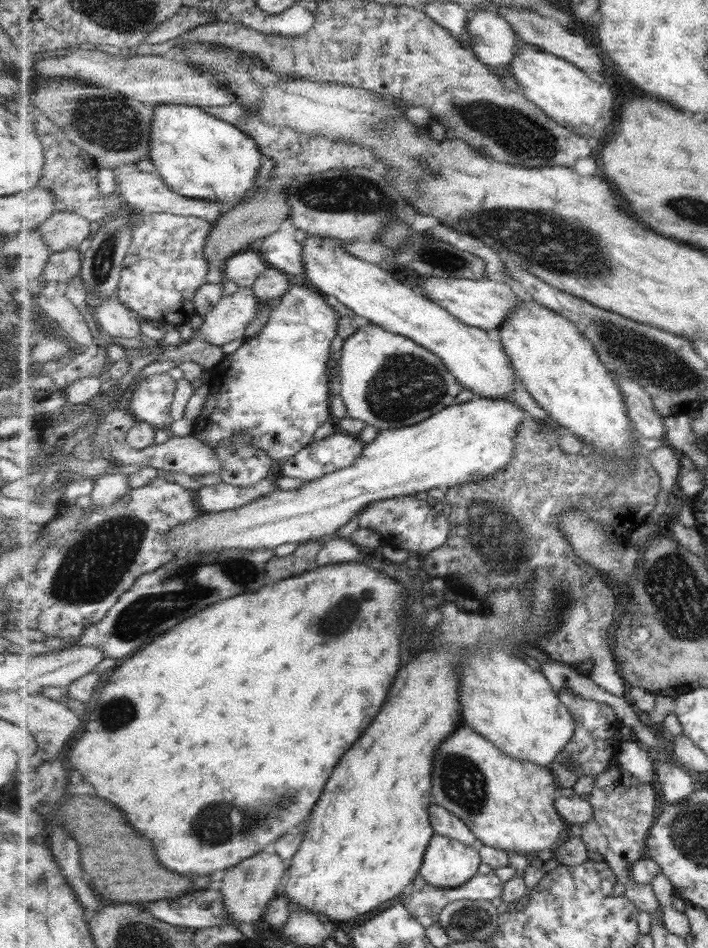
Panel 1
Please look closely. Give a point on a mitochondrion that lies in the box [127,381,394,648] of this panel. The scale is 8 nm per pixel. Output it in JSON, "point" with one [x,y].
{"point":[330,627]}

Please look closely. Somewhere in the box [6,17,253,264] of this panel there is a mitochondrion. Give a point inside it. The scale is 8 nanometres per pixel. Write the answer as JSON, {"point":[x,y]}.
{"point":[107,122]}

